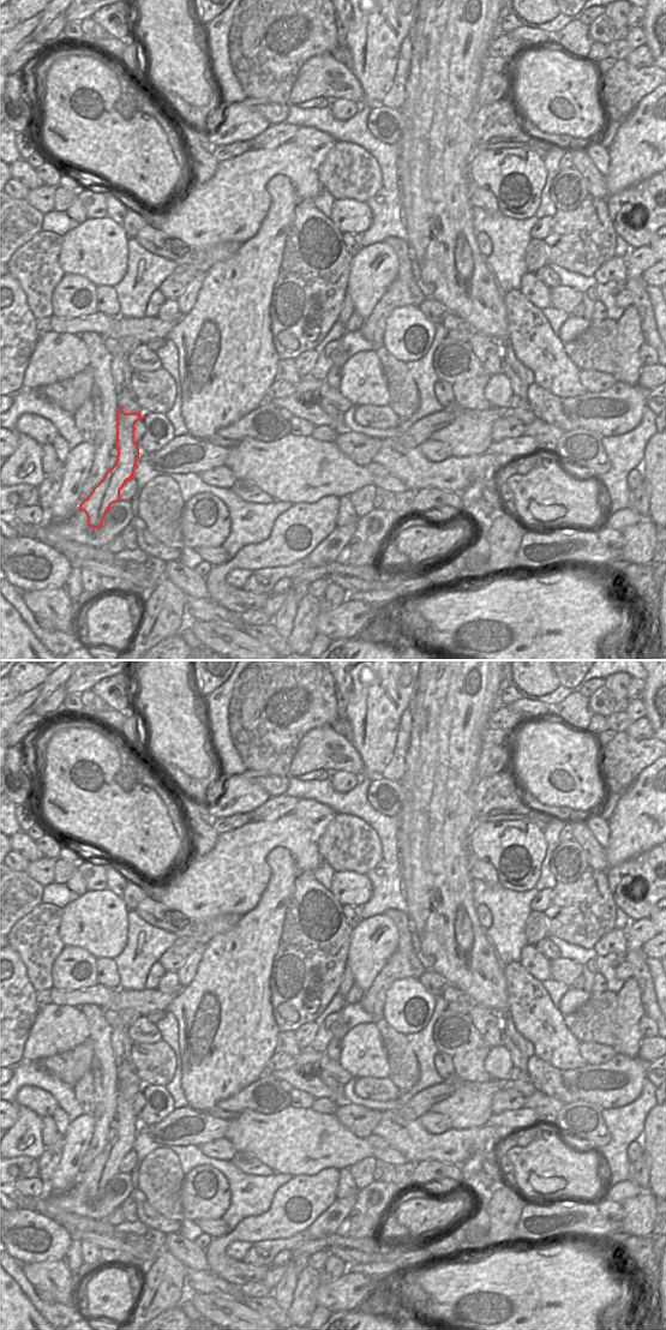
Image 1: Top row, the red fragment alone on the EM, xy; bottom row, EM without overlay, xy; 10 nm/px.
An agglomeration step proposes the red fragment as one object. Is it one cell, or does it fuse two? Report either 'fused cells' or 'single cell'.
single cell

